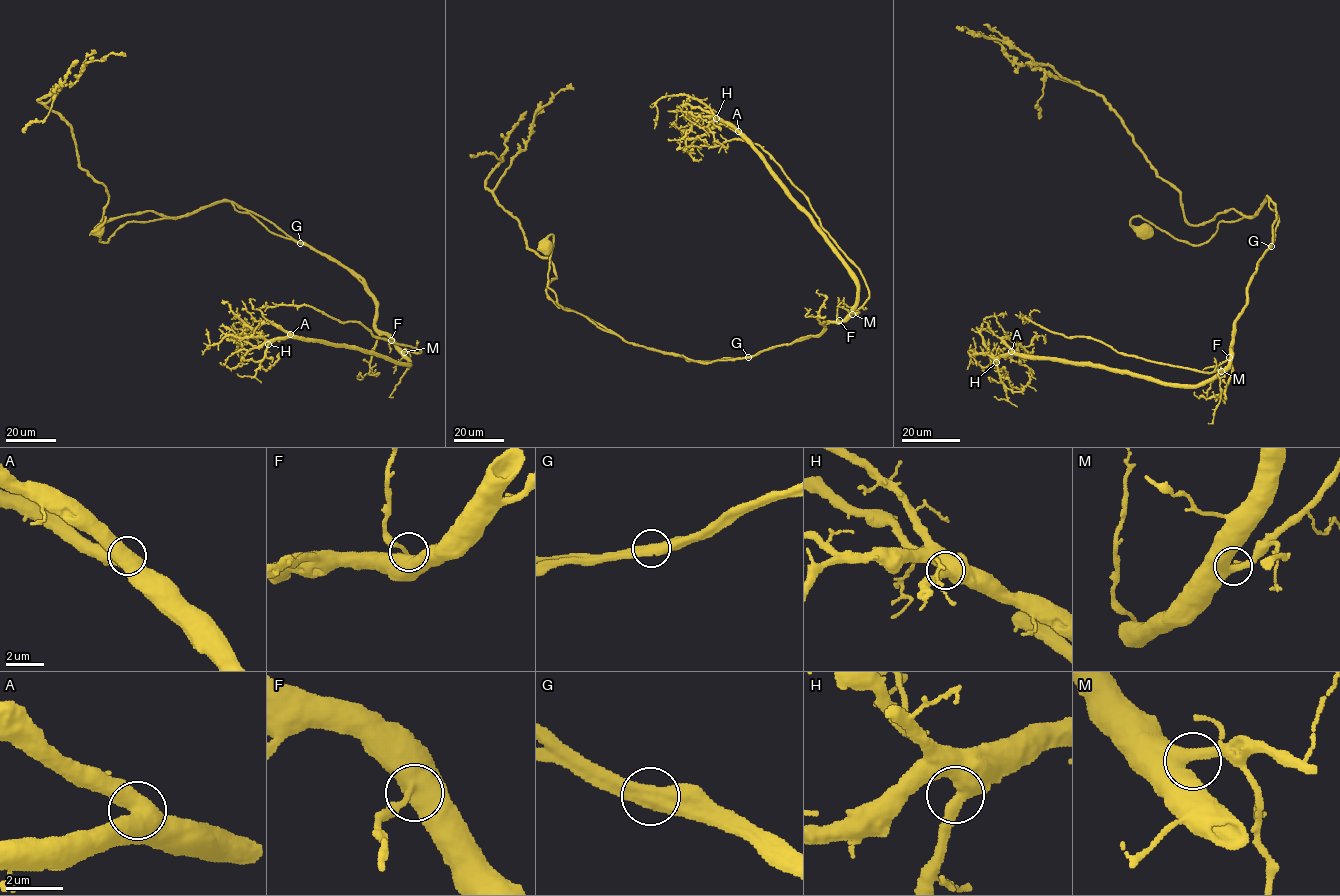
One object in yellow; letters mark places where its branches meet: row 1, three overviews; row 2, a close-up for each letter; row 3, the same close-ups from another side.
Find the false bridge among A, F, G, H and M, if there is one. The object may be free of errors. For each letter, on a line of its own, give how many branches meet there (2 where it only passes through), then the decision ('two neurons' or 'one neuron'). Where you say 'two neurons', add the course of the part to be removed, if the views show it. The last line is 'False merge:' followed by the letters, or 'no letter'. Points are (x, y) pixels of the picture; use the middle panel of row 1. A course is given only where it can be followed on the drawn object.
A: branches 2; one neuron
F: branches 2; one neuron
G: branches 2; one neuron
H: branches 2; one neuron
M: branches 2; one neuron
False merge: no letter

